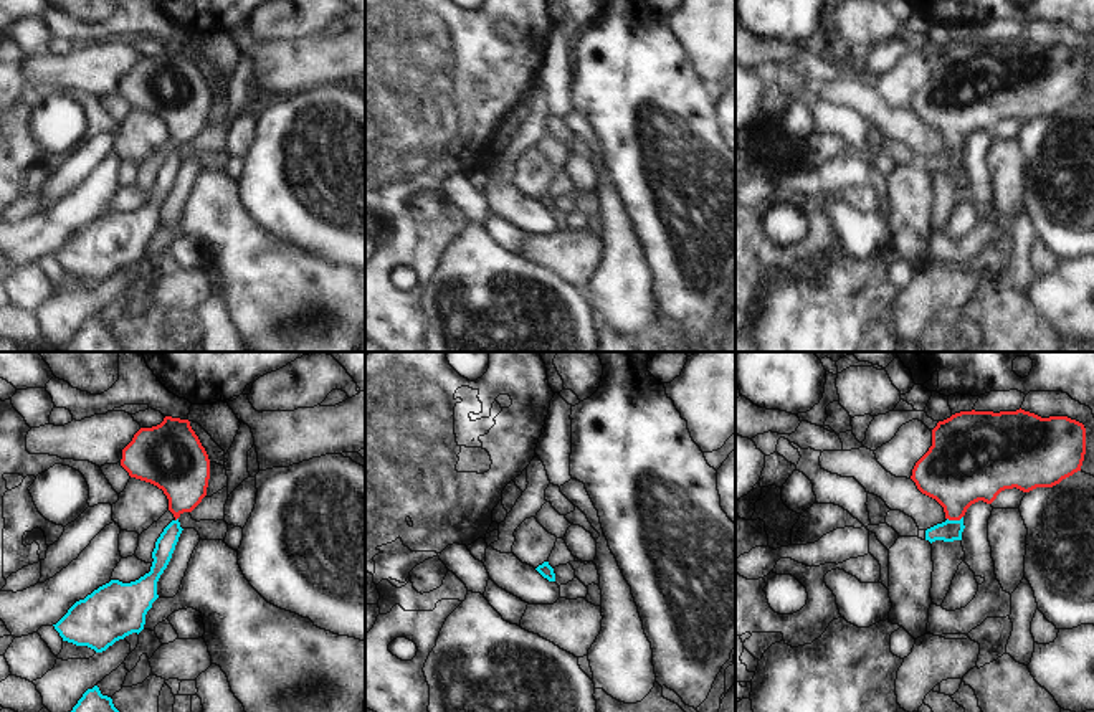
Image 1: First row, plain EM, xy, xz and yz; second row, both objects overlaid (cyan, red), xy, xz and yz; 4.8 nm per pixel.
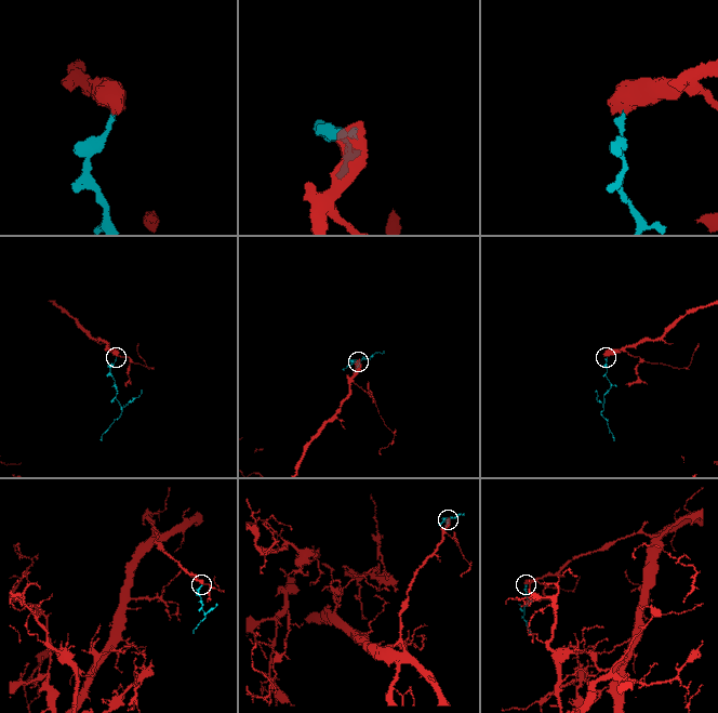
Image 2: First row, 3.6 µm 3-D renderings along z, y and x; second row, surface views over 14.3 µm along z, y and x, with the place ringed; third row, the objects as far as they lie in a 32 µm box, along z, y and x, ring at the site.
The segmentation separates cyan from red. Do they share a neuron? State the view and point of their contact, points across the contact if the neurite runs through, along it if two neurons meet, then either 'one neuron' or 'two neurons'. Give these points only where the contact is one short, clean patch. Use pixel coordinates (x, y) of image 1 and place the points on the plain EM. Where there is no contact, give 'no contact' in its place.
yz (954, 151) | across yz (949, 161), (954, 151), (959, 99) | one neuron

